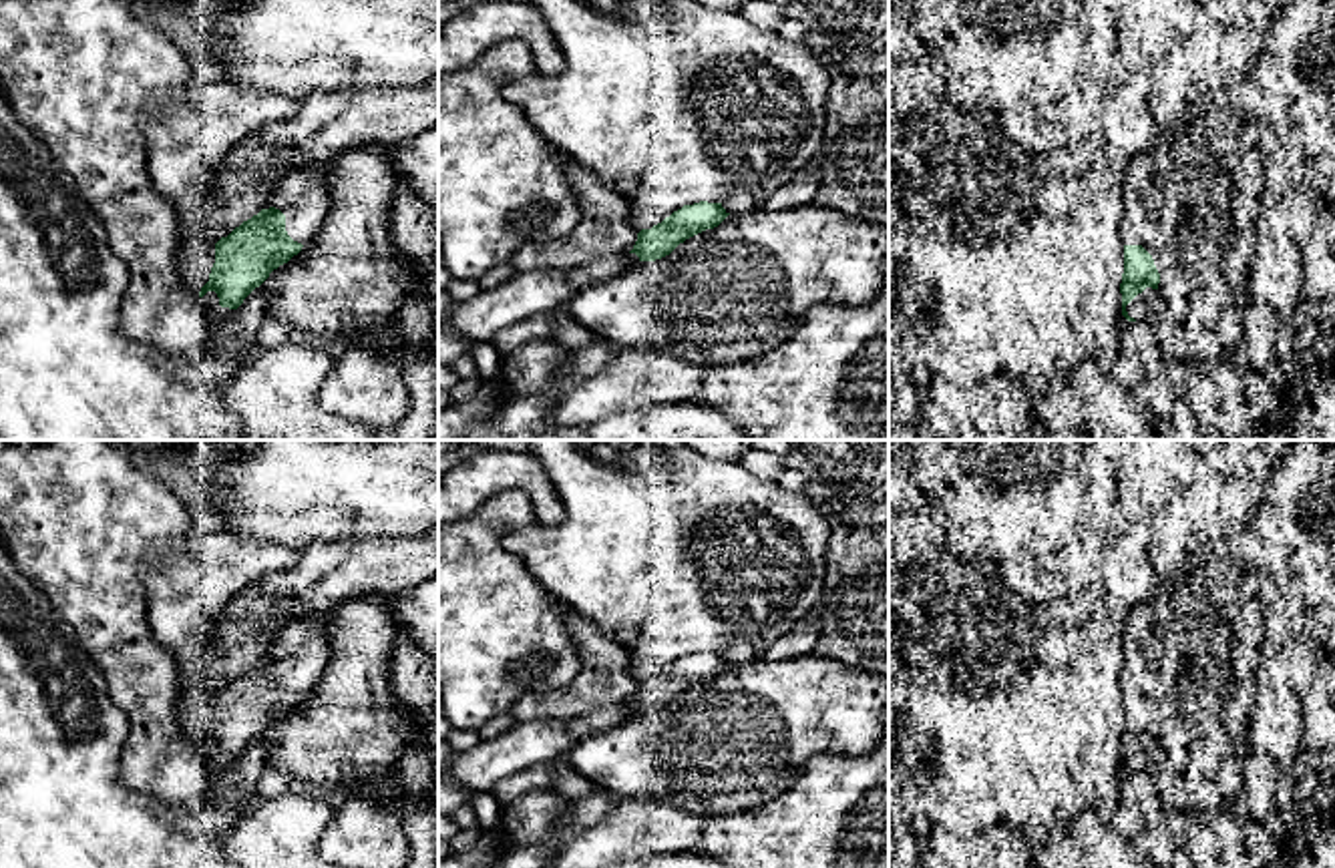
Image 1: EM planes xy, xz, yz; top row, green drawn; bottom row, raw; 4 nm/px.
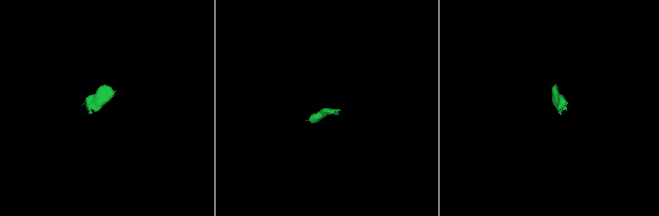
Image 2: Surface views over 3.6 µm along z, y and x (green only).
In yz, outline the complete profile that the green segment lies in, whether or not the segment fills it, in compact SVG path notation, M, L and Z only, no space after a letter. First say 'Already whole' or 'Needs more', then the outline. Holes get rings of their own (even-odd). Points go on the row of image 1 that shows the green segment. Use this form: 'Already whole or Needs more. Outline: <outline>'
Needs more. Outline: M1124 245L1124 273L1120 283L1122 315L1128 321L1156 326L1160 273L1142 245Z

